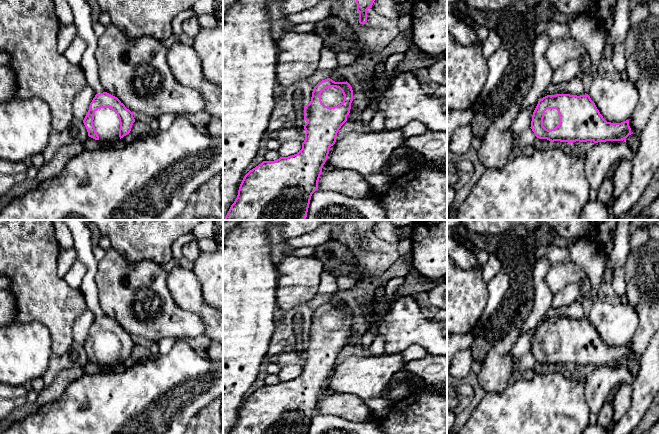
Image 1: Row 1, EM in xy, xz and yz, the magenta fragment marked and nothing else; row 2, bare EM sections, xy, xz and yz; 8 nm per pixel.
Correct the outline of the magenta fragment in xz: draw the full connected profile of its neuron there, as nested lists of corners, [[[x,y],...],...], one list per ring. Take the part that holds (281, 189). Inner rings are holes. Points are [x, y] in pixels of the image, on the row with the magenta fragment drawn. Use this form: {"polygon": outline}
{"polygon": [[[322,80],[313,89],[311,101],[304,106],[306,131],[302,149],[292,156],[263,161],[243,178],[237,198],[224,220],[306,220],[312,194],[318,189],[329,149],[336,142],[341,126],[347,121],[353,90],[346,82]]]}

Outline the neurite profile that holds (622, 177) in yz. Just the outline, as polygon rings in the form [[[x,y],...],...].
[[[622,158],[613,176],[613,194],[615,200],[627,189],[631,182],[632,161]]]

